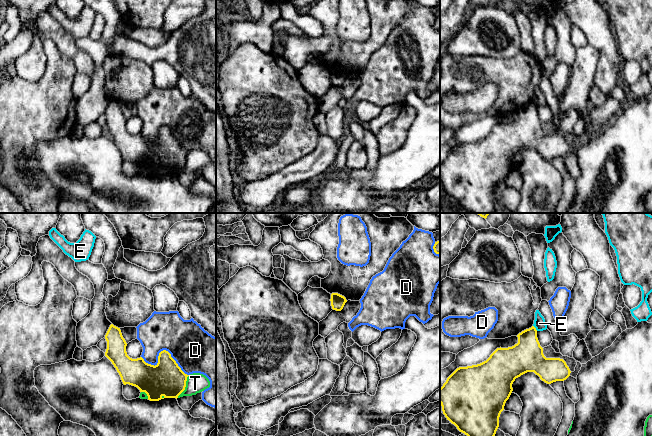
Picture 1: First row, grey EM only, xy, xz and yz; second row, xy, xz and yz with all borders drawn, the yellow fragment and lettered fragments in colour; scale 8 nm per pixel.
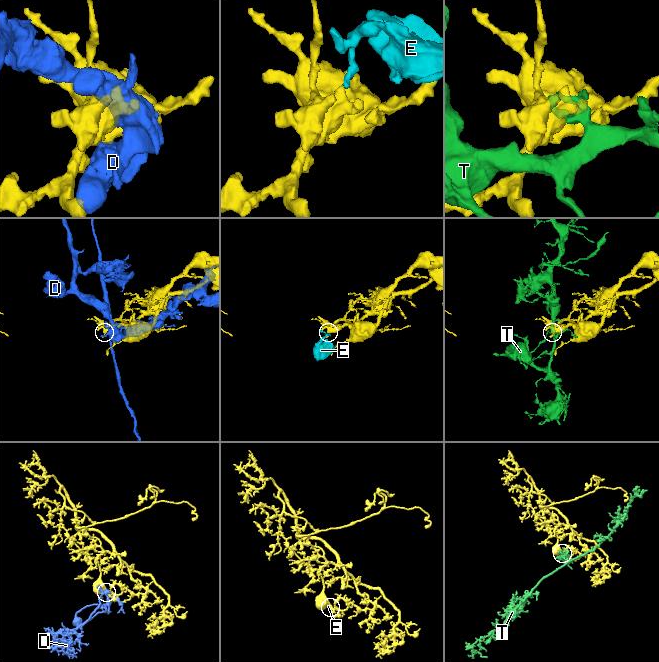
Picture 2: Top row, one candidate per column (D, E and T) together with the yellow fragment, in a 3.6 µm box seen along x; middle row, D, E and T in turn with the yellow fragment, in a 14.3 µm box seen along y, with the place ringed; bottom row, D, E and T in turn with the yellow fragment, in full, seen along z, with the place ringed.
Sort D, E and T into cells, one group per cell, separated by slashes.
D / E / T

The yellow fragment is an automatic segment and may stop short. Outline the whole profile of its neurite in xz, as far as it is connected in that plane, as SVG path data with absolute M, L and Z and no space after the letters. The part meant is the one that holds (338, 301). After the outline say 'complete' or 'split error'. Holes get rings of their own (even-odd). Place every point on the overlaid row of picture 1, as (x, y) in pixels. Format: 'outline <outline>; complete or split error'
outline M332 293L330 301L332 309L336 311L341 311L347 302L346 298L338 293Z; complete

